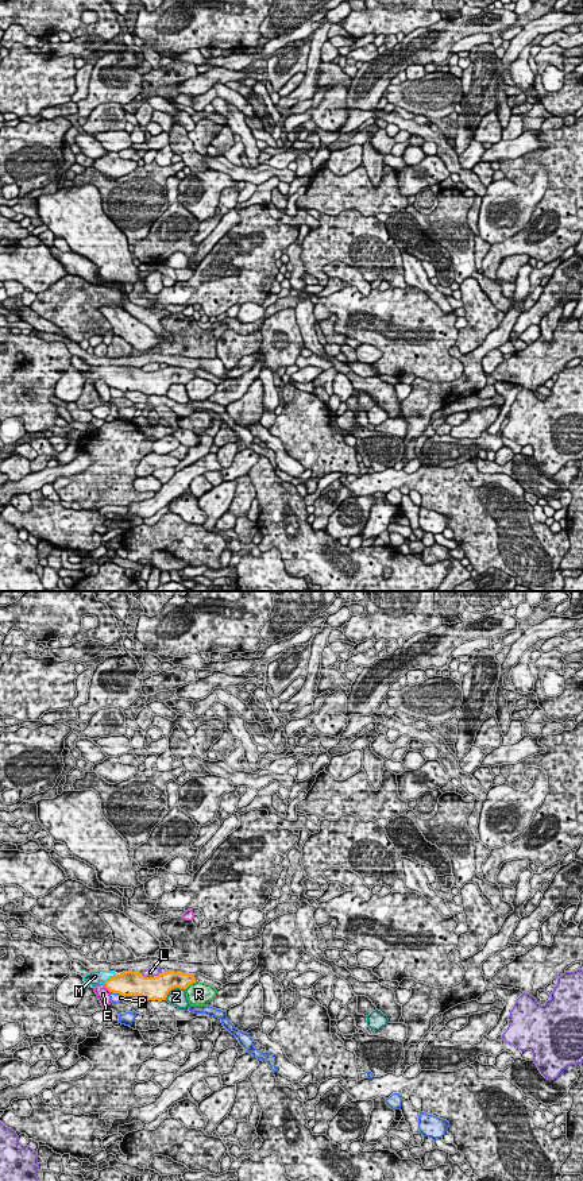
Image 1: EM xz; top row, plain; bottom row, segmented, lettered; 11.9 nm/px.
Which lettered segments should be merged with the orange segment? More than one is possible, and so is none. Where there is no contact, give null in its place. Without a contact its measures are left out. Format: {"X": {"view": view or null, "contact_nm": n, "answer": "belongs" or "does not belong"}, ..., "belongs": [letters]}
{"E": {"view": "xz", "contact_nm": 140, "answer": "does not belong"}, "L": {"view": "xz", "contact_nm": 240, "answer": "does not belong"}, "M": {"view": "xz", "contact_nm": 200, "answer": "belongs"}, "P": {"view": "xz", "contact_nm": 190, "answer": "does not belong"}, "R": {"view": "xz", "contact_nm": 180, "answer": "does not belong"}, "Z": {"view": "xz", "contact_nm": 280, "answer": "does not belong"}, "belongs": ["M"]}

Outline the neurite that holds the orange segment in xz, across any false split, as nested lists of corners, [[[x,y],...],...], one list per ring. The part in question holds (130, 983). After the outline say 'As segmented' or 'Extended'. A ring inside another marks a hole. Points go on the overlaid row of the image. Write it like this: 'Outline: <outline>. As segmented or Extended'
Outline: [[[90,970],[89,974],[82,976],[85,984],[96,988],[104,984],[109,992],[121,996],[140,996],[147,1000],[166,1000],[169,992],[174,988],[186,989],[196,983],[193,974],[167,970],[154,977],[144,977],[139,972],[123,972],[116,974],[109,970]]]. Extended

